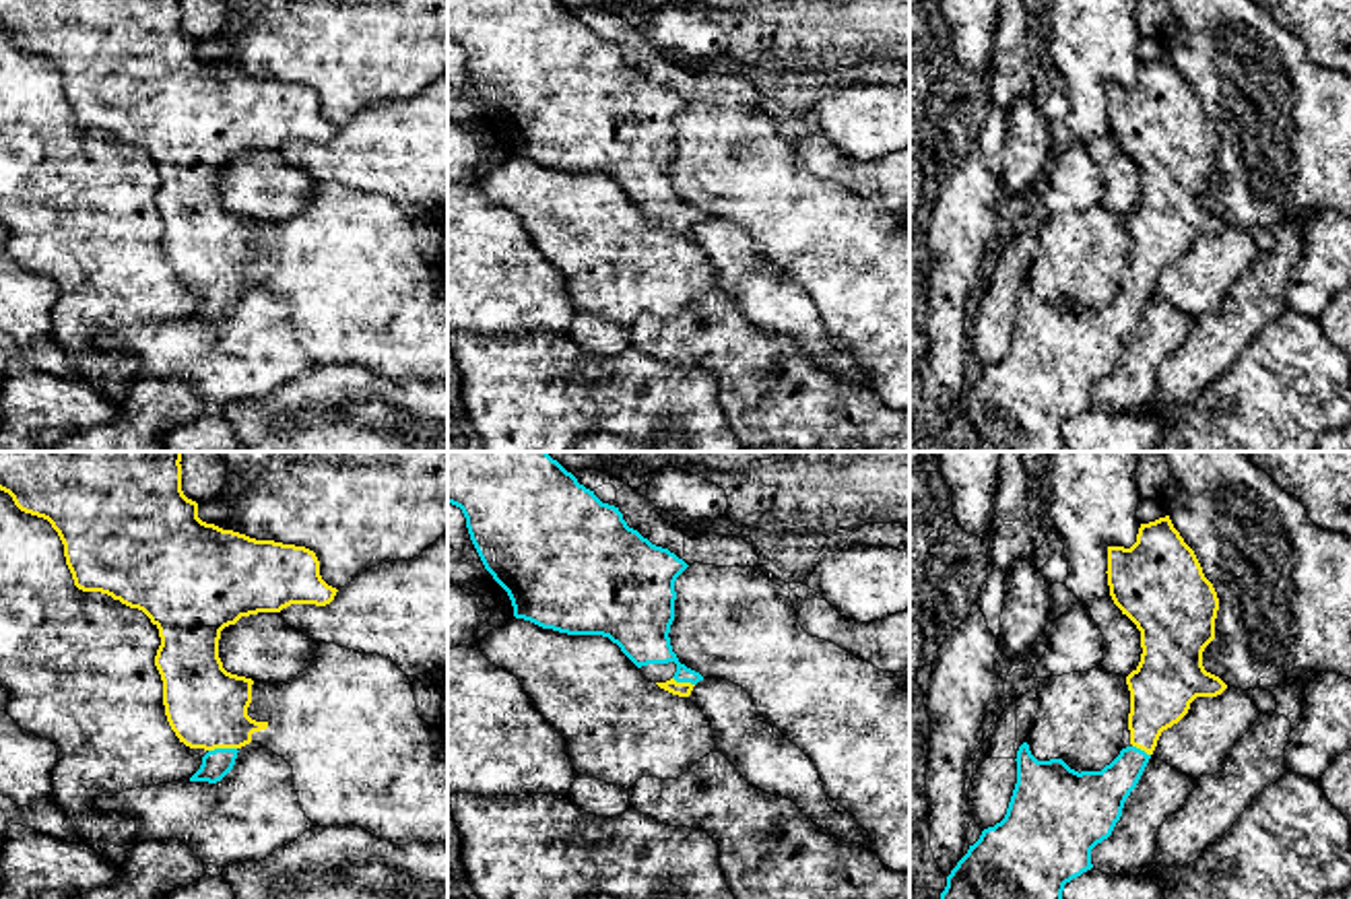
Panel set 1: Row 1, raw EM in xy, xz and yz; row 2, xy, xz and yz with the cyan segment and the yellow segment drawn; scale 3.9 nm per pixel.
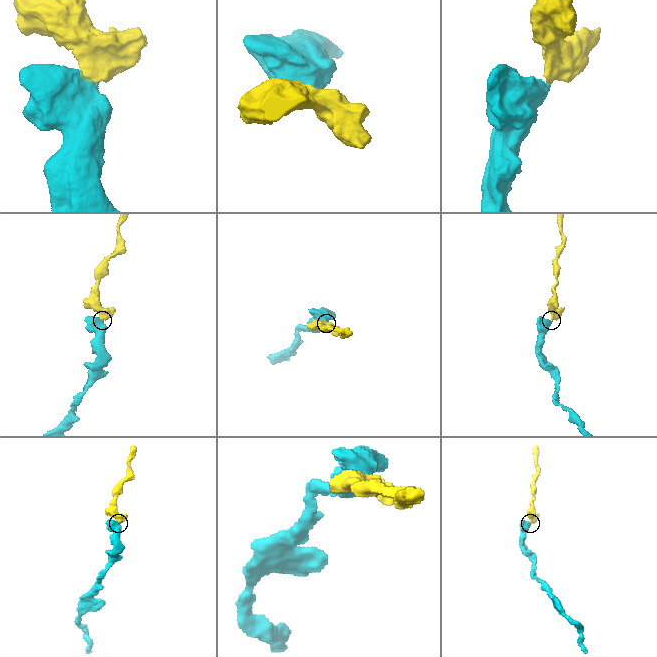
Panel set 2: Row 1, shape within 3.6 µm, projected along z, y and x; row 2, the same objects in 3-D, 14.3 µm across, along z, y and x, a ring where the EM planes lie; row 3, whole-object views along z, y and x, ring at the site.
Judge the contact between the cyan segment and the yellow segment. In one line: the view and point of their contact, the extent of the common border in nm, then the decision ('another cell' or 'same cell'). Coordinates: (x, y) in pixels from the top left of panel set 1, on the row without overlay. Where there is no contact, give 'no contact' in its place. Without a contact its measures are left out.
xy (221, 287) | 110 nm | same cell

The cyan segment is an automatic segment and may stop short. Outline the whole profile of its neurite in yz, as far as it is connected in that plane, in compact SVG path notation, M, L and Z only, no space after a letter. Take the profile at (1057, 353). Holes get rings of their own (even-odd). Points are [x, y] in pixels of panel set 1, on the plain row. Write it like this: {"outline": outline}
{"outline": "M1169 54L1141 62L1130 87L1108 85L1106 111L1114 142L1141 169L1141 200L1126 214L1130 282L1101 309L1079 311L1062 297L1037 299L1023 280L1007 353L984 367L951 408L938 452L1062 452L1064 423L1093 406L1091 388L1112 373L1161 270L1178 262L1196 235L1217 235L1227 227L1202 204L1202 190L1215 177L1219 136Z"}

